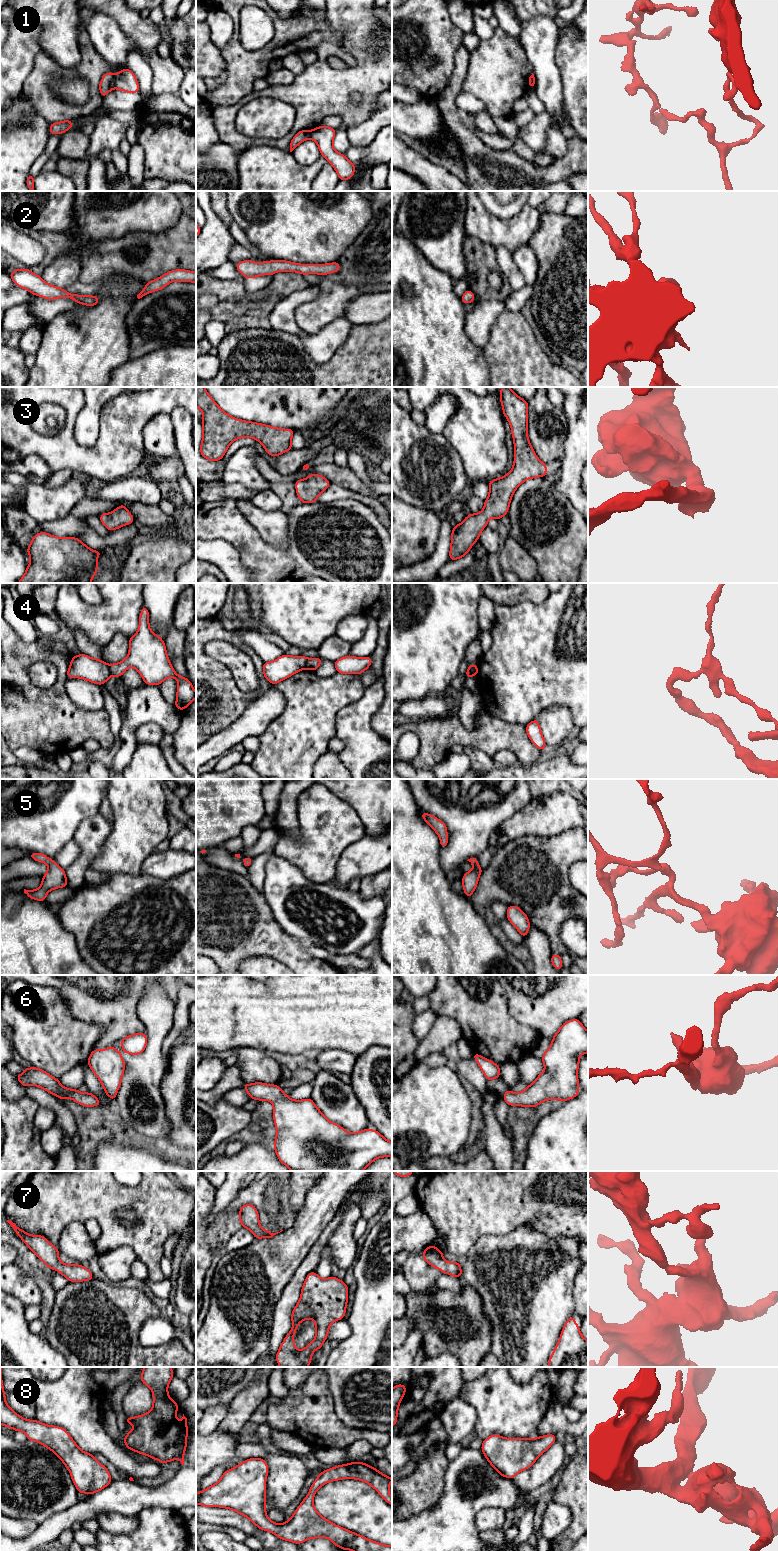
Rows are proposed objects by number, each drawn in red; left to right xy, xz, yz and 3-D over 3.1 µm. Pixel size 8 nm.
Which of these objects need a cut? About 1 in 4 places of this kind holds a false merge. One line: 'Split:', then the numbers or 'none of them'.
Split: 1, 4

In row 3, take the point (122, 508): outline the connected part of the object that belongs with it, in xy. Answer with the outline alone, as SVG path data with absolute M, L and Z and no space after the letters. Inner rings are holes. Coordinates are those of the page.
M122 503L111 513L102 513L99 515L102 524L109 530L116 530L124 525L133 524L134 518Z

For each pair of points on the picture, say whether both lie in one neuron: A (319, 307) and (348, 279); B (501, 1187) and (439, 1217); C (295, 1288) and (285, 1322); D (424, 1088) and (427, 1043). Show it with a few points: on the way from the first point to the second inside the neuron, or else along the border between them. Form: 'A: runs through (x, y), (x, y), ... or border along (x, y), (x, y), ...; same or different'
A: runs through (326, 301), (341, 286); same
B: runs through (486, 1201), (454, 1202); same
C: runs through (290, 1296), (285, 1305), (285, 1314); same
D: border along (423, 1060), (417, 1063); different

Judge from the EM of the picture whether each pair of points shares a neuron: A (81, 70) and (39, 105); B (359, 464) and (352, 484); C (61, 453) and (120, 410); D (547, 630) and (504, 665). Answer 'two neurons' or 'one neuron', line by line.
A: one neuron
B: two neurons
C: one neuron
D: one neuron

